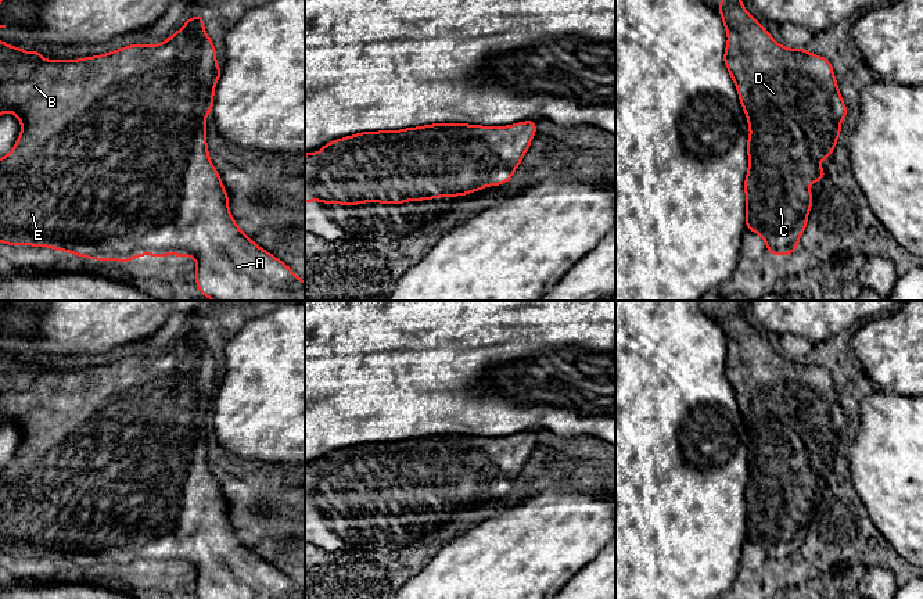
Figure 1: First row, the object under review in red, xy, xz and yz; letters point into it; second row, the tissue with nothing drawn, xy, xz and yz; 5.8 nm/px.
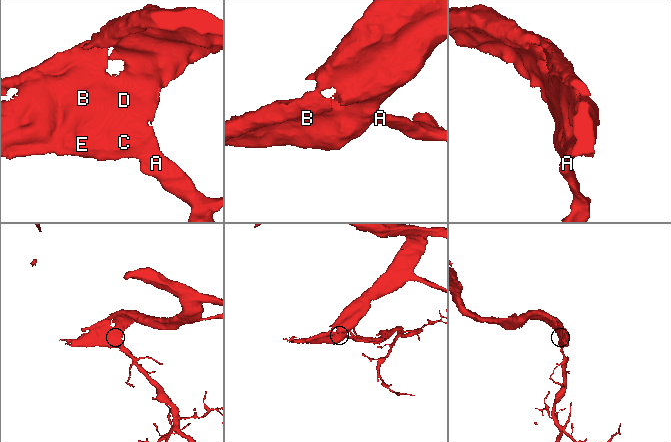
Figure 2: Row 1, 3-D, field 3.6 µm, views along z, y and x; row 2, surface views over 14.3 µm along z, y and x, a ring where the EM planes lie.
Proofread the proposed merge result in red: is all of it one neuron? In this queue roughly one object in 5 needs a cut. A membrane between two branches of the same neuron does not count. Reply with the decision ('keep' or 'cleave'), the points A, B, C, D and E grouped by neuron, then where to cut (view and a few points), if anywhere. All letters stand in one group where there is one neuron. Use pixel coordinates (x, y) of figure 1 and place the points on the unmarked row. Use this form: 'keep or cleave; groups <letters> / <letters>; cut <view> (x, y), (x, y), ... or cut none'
keep; groups A B C D E; cut none

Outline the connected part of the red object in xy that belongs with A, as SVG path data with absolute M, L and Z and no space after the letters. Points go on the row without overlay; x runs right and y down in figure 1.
M204 326L188 329L182 340L159 355L129 355L107 365L79 370L44 370L39 361L28 363L0 351L0 426L10 422L22 435L14 459L0 469L0 553L12 557L49 557L94 571L128 573L140 566L191 567L197 571L198 599L305 599L305 592L290 577L261 559L238 538L230 524L229 506L219 483L211 474L205 430L213 417L215 395L222 379L216 376L216 361L205 344L202 330Z

